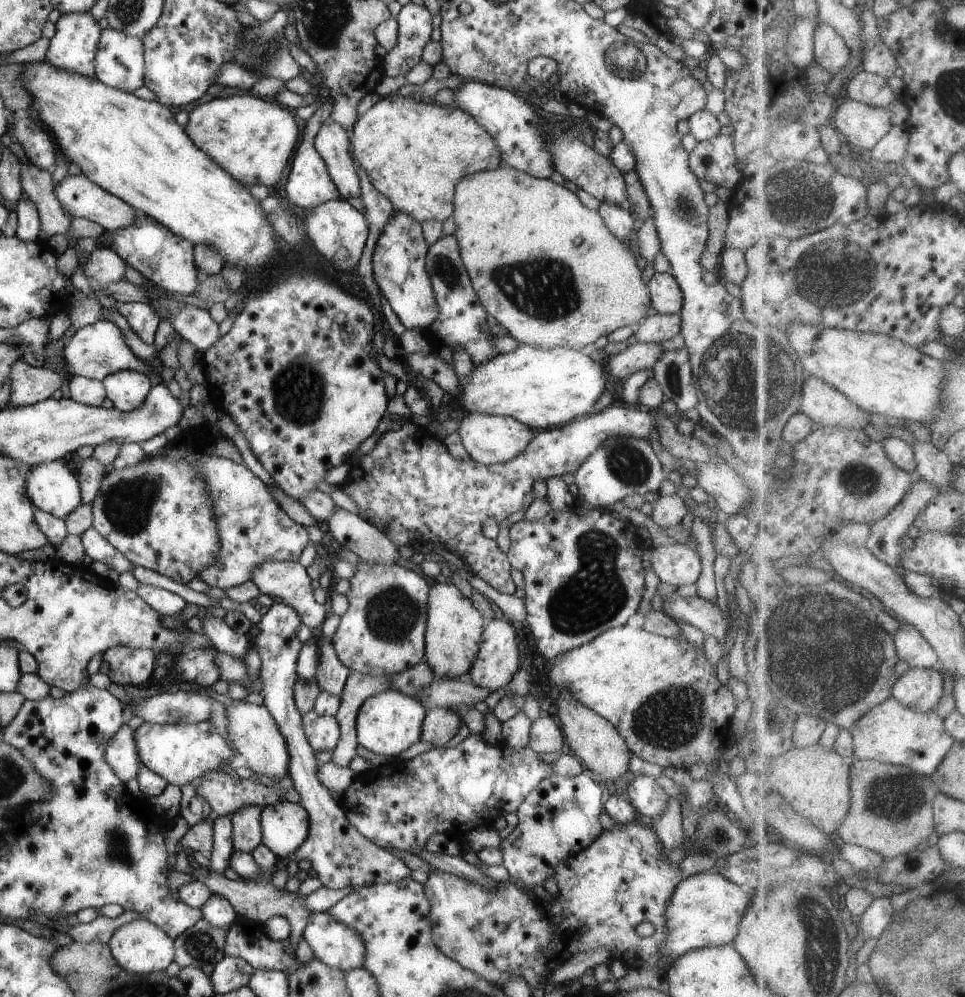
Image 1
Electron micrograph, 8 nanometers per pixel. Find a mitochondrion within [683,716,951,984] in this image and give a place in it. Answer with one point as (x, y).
(903, 794)

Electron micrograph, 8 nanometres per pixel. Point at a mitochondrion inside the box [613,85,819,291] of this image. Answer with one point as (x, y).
(685, 207)

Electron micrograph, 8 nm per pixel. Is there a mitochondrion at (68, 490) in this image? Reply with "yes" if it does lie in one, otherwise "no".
no

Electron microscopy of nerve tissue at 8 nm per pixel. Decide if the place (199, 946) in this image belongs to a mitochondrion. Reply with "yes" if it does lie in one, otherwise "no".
yes

